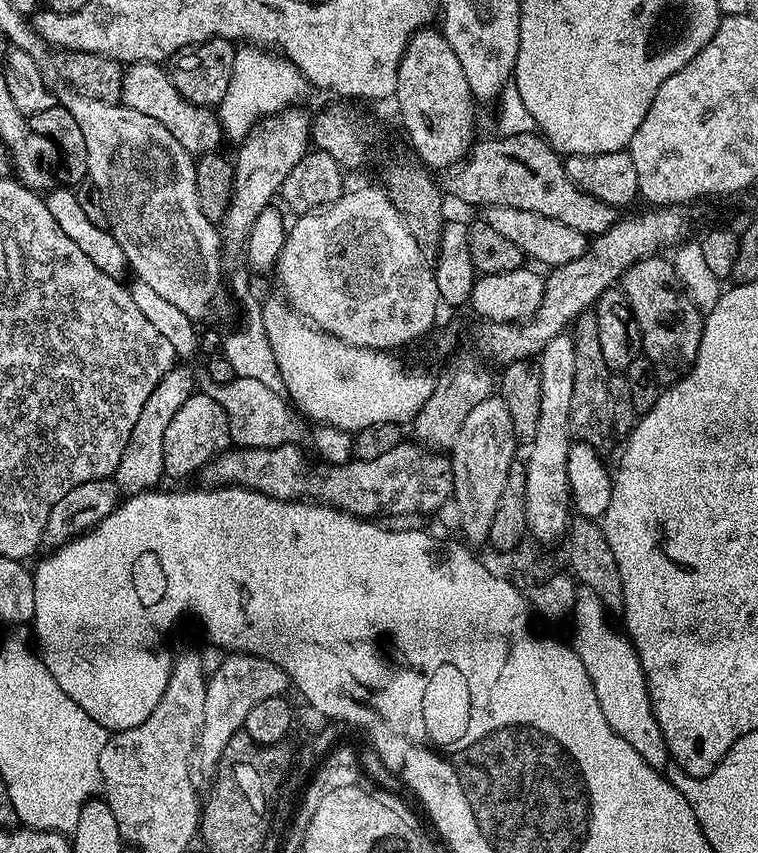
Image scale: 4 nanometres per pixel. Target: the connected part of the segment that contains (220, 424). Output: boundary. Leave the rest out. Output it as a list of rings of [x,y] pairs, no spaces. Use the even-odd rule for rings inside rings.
[[[202,390],[193,391],[178,414],[174,414],[170,427],[166,429],[166,439],[162,441],[165,477],[173,476],[176,480],[183,476],[195,477],[219,452],[227,452],[231,444],[230,422],[226,418],[226,410],[222,410],[222,406],[218,406],[218,402],[214,402],[214,398],[210,398]]]

